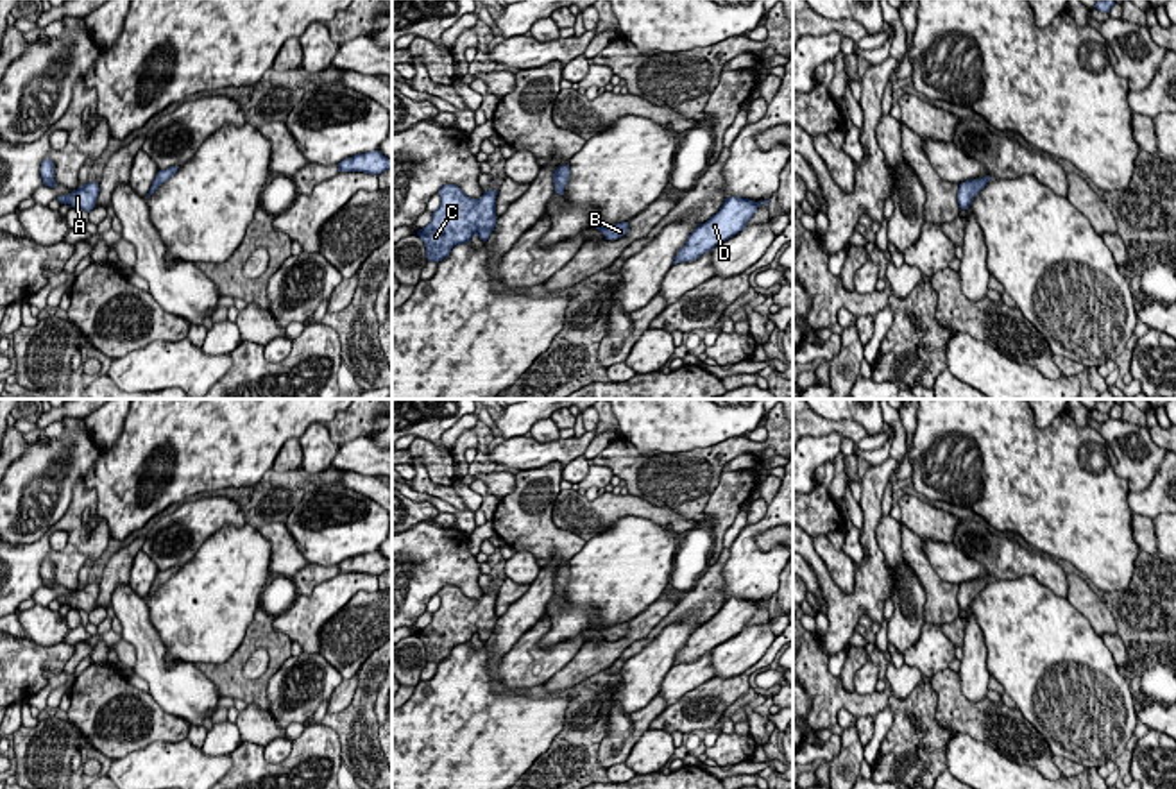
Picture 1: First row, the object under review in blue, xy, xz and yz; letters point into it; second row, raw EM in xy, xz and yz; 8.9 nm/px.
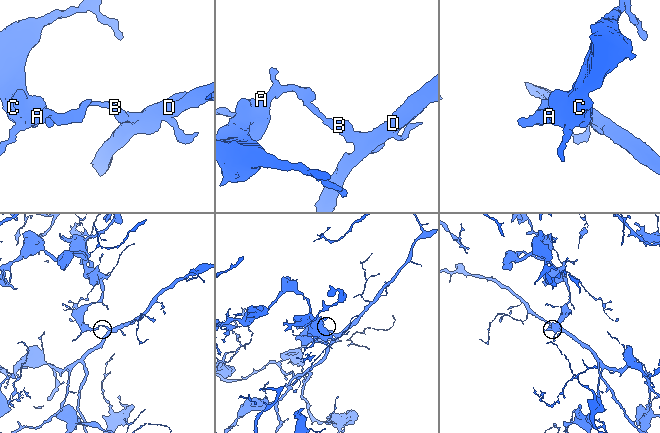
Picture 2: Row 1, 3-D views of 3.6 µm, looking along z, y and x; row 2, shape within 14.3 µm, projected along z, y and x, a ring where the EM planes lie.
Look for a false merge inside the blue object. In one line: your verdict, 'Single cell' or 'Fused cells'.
Single cell

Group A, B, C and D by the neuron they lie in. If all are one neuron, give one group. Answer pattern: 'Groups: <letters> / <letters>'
Groups: A B C D

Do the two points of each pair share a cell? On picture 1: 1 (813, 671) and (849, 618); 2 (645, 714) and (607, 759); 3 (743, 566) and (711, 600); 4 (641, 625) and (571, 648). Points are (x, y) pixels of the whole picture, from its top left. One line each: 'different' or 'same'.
1: different
2: same
3: different
4: different

